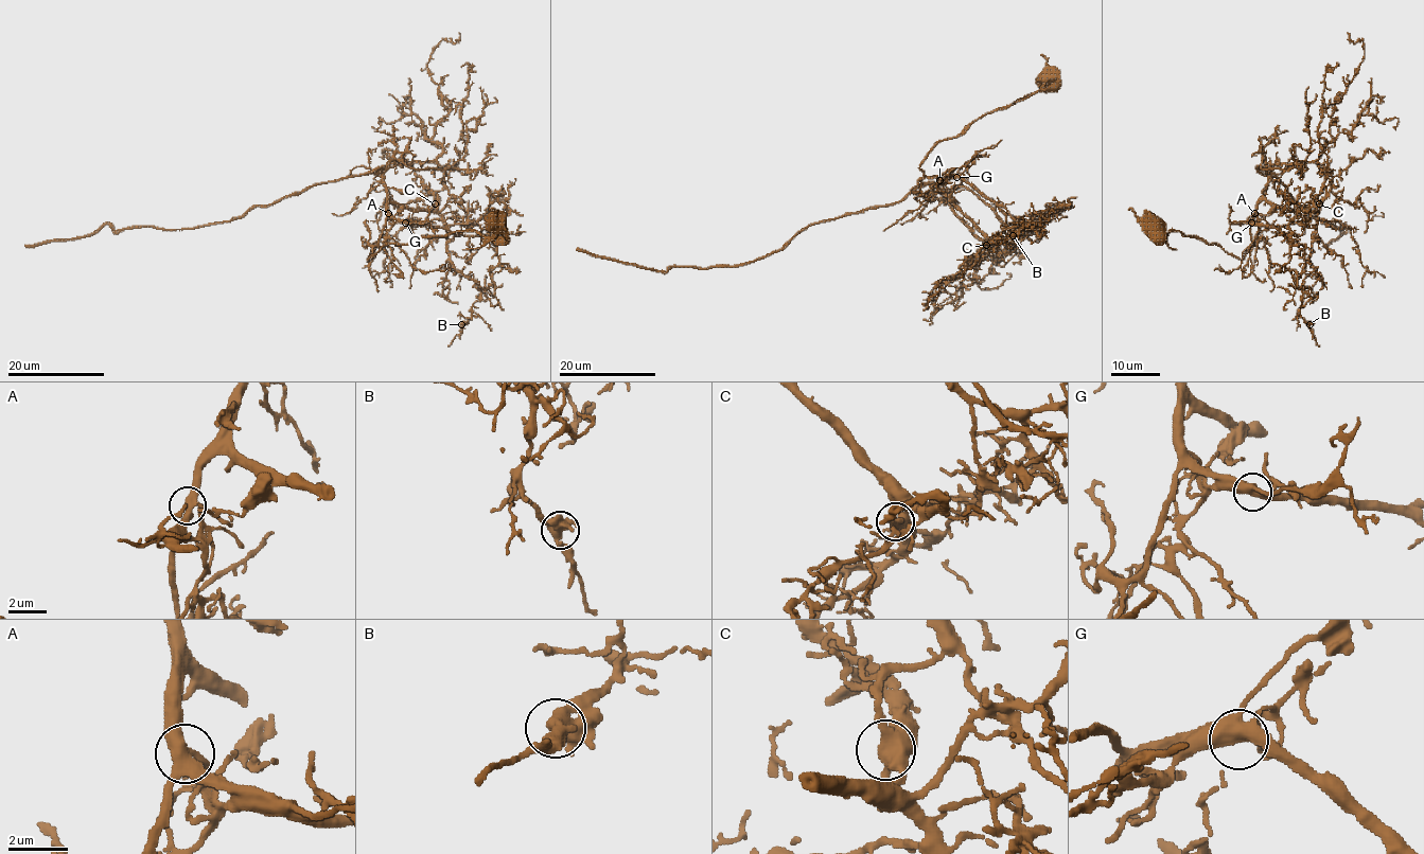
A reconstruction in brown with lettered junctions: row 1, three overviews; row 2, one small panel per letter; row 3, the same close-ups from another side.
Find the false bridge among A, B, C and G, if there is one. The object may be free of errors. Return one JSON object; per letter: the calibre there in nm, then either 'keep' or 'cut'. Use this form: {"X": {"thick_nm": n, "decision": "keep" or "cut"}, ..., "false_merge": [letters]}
{"A": {"thick_nm": 400, "decision": "keep"}, "B": {"thick_nm": 440, "decision": "keep"}, "C": {"thick_nm": 480, "decision": "cut"}, "G": {"thick_nm": 480, "decision": "keep"}, "false_merge": ["C"]}

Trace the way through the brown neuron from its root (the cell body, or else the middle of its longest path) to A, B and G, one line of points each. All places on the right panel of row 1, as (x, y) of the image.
A: (1150, 226), (1164, 236), (1171, 231), (1180, 231), (1188, 236), (1202, 237), (1242, 260), (1250, 247), (1254, 213)
B: (1150, 226), (1242, 260), (1263, 200), (1307, 209), (1312, 252), (1294, 282), (1310, 324)
G: (1150, 226), (1164, 236), (1180, 231), (1202, 237), (1242, 260), (1250, 247), (1253, 217), (1251, 223)

